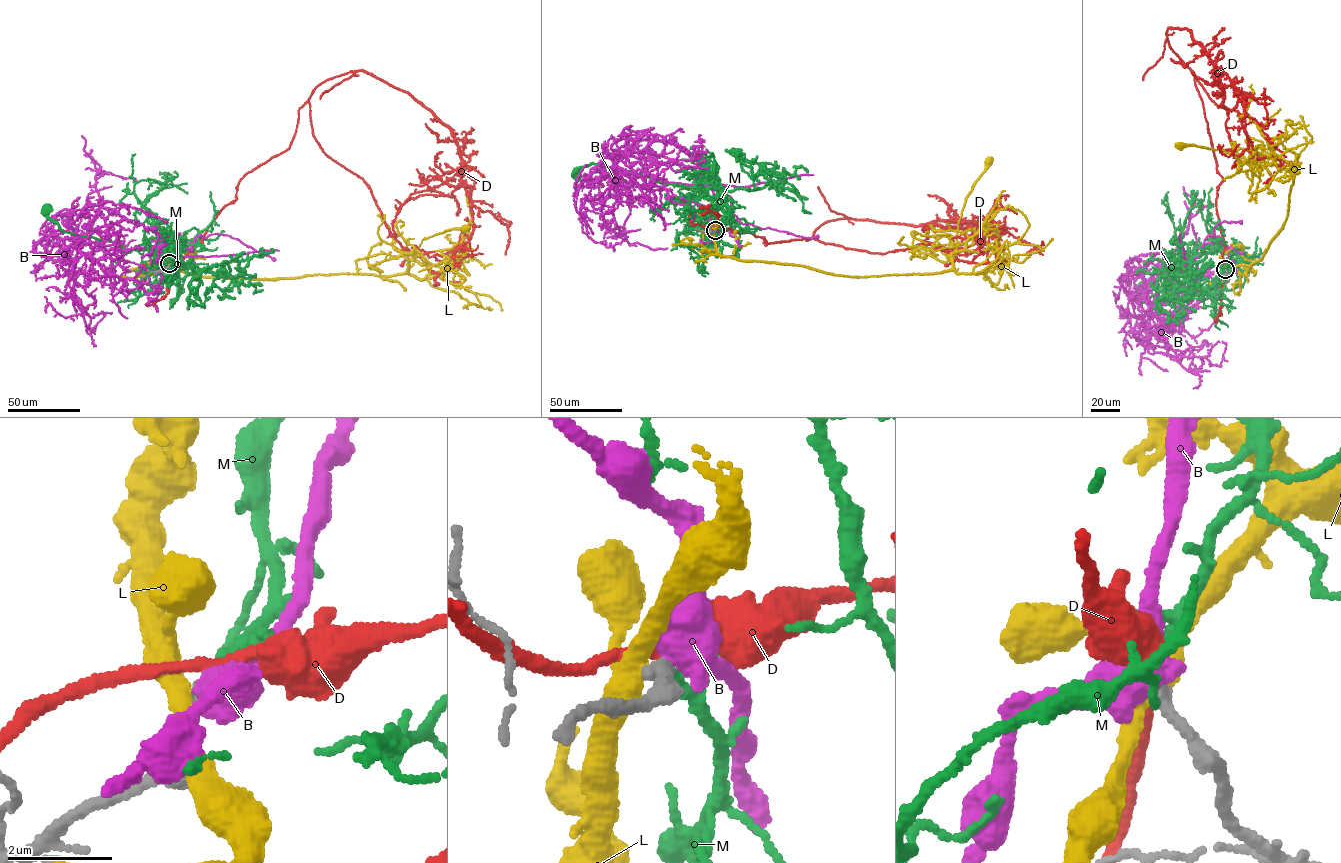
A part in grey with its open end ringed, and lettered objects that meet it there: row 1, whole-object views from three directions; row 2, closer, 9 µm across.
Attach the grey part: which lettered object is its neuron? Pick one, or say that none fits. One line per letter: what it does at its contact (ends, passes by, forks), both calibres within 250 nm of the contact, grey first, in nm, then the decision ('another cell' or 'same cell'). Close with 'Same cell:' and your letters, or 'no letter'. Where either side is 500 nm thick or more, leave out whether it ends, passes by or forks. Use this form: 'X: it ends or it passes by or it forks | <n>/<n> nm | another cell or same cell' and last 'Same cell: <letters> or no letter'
B: 300/550 nm | another cell
D: it passes by | 280/220 nm | another cell
L: it forks | 320/340 nm | another cell
M: it passes by | 280/160 nm | same cell
Same cell: M

